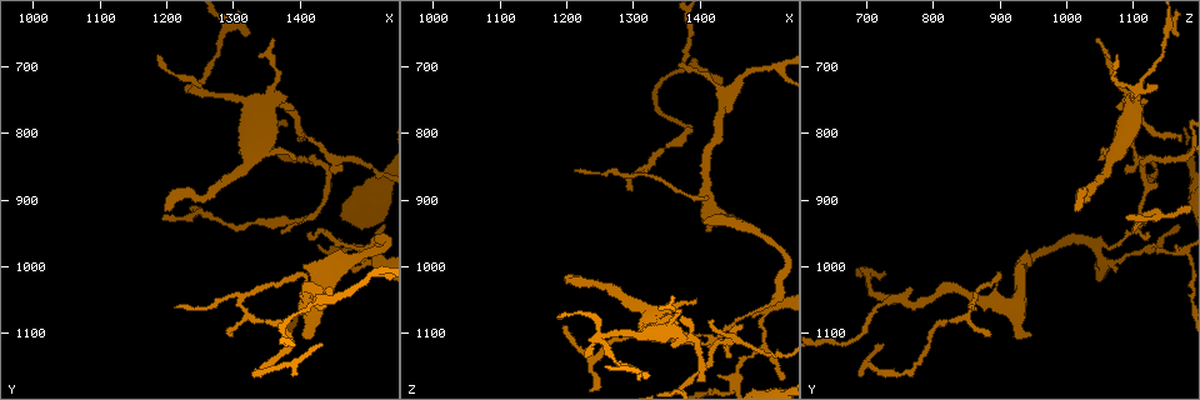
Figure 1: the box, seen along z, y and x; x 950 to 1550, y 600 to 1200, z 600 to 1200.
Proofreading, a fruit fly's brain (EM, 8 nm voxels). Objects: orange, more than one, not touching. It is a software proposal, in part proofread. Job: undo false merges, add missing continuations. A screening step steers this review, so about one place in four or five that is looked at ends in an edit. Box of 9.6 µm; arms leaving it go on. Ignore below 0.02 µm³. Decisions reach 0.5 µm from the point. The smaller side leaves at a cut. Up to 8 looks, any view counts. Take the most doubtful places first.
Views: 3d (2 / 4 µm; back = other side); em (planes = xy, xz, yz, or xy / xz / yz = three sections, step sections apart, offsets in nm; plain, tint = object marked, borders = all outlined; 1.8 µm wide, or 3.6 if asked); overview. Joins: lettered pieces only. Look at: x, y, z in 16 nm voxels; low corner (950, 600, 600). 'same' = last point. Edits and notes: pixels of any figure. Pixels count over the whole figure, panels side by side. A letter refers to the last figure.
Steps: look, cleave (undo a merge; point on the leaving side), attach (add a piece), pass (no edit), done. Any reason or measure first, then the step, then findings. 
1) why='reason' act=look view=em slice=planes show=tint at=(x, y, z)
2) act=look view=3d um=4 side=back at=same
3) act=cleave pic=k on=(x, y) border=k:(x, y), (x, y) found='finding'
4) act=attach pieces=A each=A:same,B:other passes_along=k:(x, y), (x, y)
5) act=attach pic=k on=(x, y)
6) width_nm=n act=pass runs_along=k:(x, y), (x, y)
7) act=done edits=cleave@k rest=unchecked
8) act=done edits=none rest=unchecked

why='an open end' act=look view=em um=3.6 slice=xy step=8 show=tint at=(1405, 1105, 945)

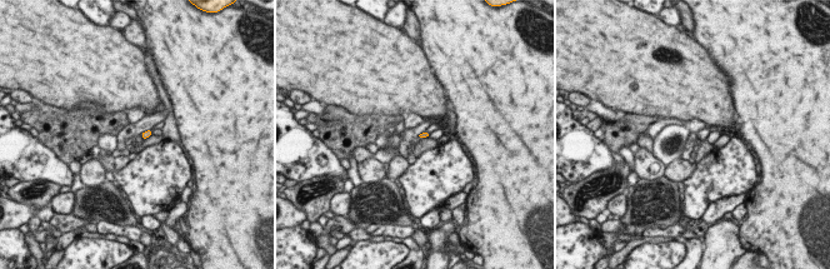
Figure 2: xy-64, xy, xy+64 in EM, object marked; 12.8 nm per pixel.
why='another direction' act=look view=em um=3.6 slice=planes show=borders at=same

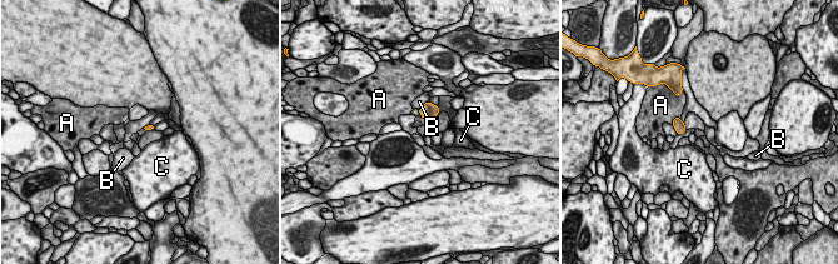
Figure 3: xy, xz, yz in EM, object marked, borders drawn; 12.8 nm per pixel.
act=pass each=A:other,B:other,C:other border=3:(438, 105), (438, 113), (433, 120) found='no lettered piece goes on from it'

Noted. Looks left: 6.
why='sudden change in width' act=look view=em slice=planes show=tint at=(1515, 995, 1060)

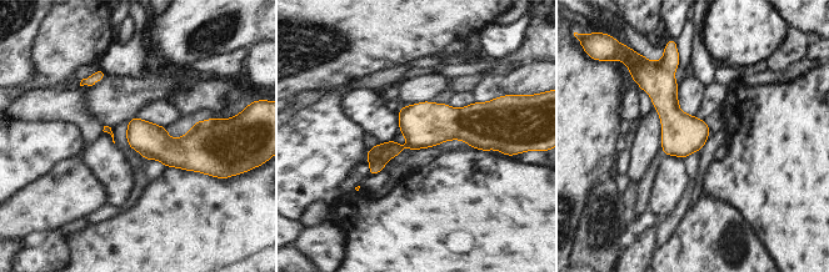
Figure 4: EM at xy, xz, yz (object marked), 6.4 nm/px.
act=look view=em slice=planes show=borders at=same

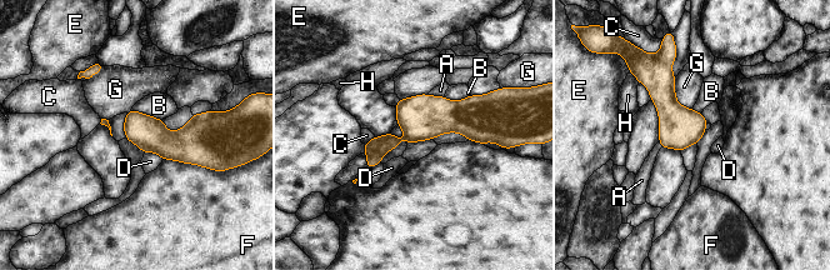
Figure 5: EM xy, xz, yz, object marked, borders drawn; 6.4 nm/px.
width_nm=220 act=pass each=A:other,B:other,C:other,D:other,E:other,F:other,G:other,H:other border=5:(131, 109), (161, 119) found='continuous, no second neuron'

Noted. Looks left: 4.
why='tapers out' act=look view=3d um=4 at=(1185, 685, 1080)

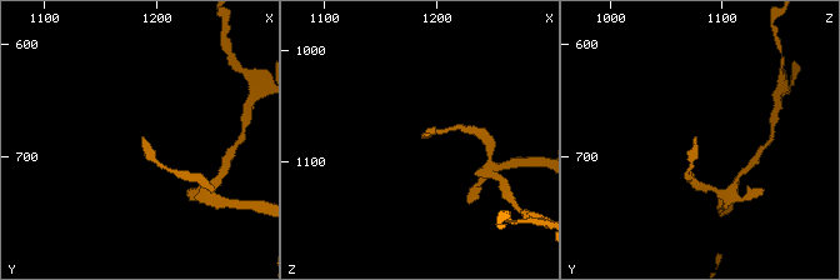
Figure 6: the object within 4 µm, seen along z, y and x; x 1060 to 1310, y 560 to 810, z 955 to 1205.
why='need the tissue' act=look view=em slice=planes show=borders at=(1184, 684, 1074)

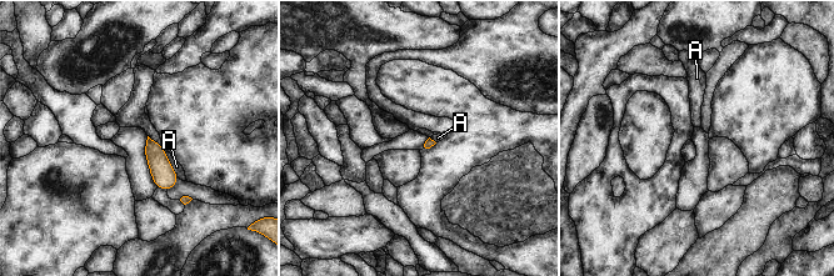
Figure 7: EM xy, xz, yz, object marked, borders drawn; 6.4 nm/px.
act=pass each=A:other border=7:(165, 151), (171, 167), (176, 172) found='no lettered piece goes on from it'

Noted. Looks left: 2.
why='sharp bend' act=look view=em slice=xz step=8 show=borders at=(1240, 920, 1135)

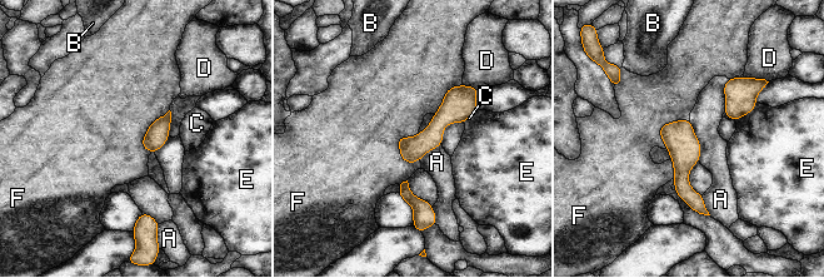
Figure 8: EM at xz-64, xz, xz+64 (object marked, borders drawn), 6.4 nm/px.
act=look view=em slice=yz step=4 show=borders at=same

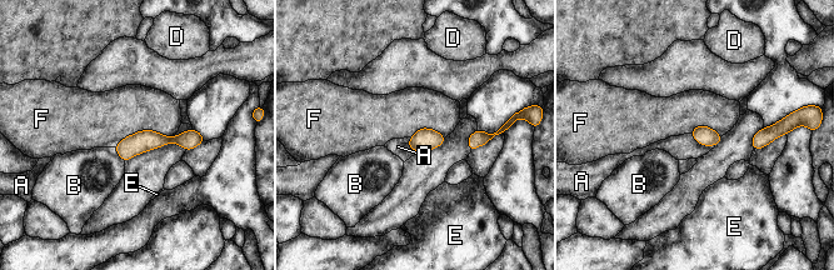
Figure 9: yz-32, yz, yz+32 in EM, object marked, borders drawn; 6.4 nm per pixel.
act=pass each=A:other,B:other,D:other,E:other,F:other runs_along=9:(199, 140), (143, 140), (118, 148) found='continuous, no second neuron'

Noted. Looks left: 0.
act=done edits=none rest=unchecked

